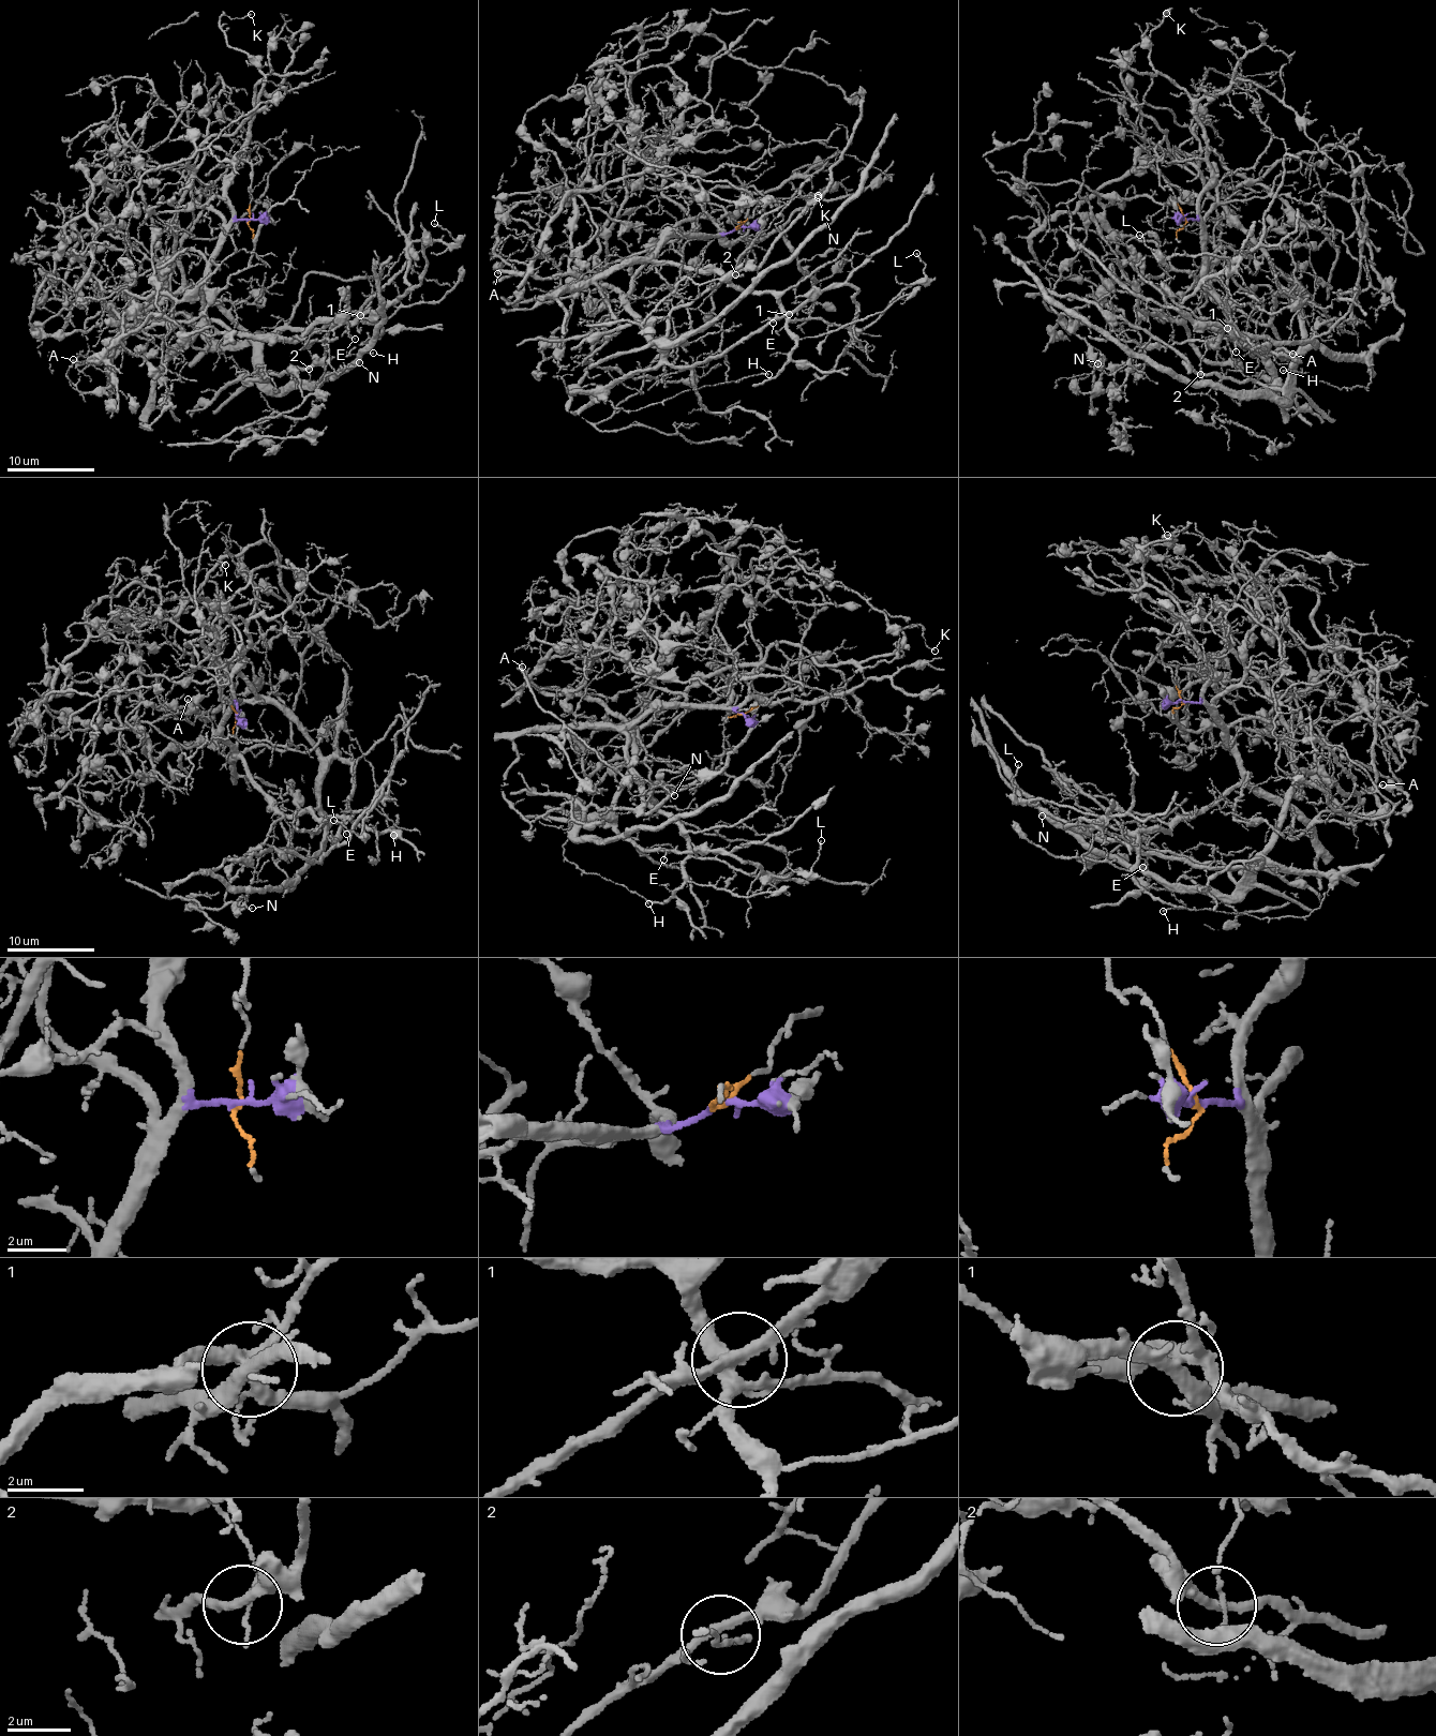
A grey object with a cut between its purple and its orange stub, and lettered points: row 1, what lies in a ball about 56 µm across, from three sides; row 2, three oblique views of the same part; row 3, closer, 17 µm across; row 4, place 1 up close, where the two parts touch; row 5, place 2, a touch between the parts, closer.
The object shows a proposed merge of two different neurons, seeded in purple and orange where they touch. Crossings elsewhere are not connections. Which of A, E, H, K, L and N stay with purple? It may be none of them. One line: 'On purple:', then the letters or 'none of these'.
On purple: none of these

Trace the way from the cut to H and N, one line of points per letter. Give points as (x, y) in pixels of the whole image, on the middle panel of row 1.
H: (738, 228), (752, 186), (657, 242), (625, 301), (661, 359), (604, 394), (768, 374)
N: (738, 228), (769, 198), (752, 186), (717, 188), (657, 242), (625, 301), (644, 335), (662, 342), (818, 196)

